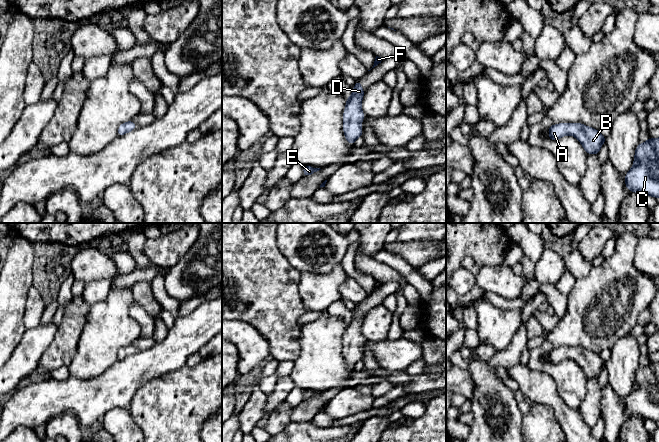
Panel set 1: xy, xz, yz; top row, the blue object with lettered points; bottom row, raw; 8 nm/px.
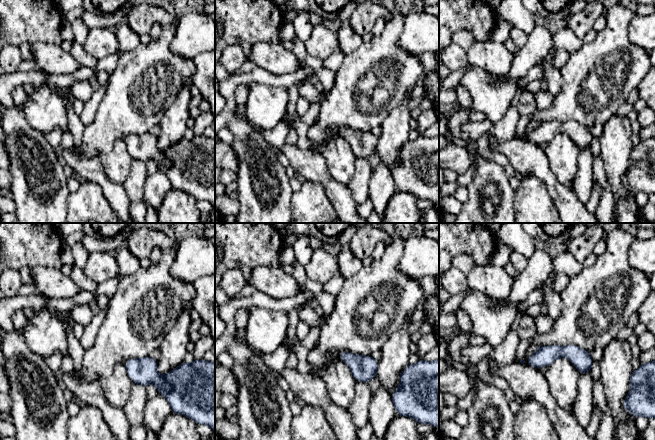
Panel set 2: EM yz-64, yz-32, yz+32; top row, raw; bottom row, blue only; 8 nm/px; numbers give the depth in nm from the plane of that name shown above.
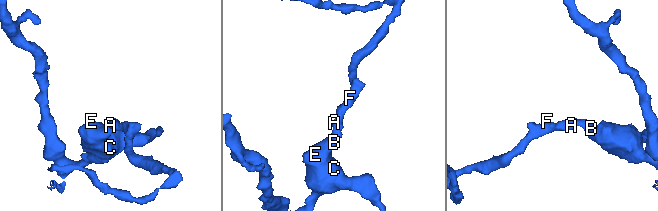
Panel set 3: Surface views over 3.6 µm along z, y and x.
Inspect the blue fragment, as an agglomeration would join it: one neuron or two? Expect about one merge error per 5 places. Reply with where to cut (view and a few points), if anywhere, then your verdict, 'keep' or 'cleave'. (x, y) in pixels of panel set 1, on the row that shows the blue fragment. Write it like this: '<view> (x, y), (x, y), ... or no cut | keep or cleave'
no cut | keep

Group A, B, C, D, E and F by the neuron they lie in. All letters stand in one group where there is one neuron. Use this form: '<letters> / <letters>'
A B C D E F

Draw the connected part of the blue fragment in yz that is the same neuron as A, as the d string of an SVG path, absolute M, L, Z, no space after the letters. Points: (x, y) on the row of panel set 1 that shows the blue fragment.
M582 123L549 125L549 138L547 140L558 140L567 134L577 138L587 154L598 155L602 144L606 142L606 137L599 130Z

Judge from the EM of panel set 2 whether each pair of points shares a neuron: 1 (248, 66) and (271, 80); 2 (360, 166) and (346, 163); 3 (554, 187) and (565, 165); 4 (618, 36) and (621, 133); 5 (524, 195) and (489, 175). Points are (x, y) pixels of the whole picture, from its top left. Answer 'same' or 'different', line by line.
1: different
2: different
3: different
4: different
5: different

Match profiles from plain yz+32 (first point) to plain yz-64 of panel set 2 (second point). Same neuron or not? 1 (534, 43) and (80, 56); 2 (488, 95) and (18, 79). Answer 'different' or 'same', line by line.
1: different
2: different

